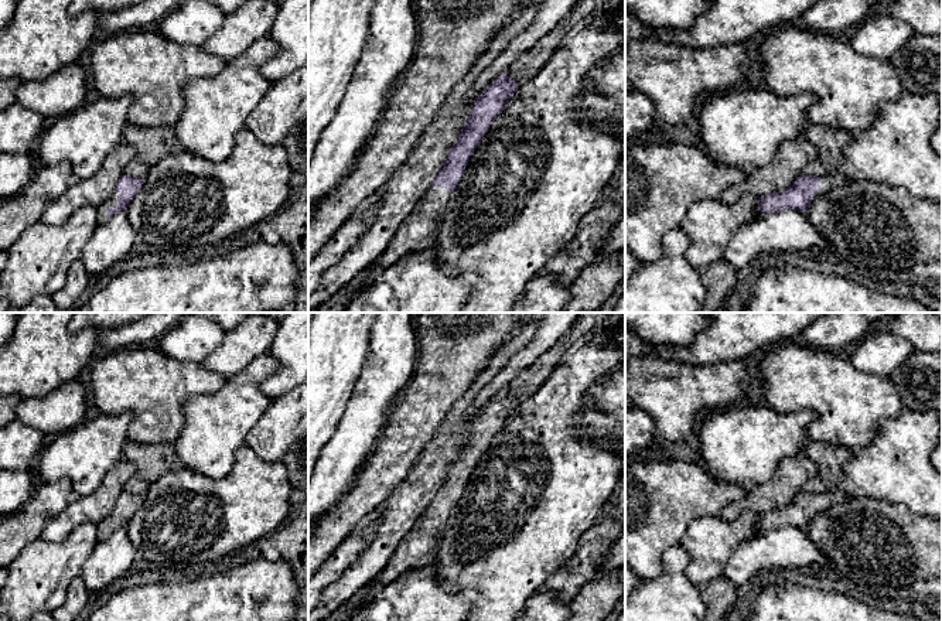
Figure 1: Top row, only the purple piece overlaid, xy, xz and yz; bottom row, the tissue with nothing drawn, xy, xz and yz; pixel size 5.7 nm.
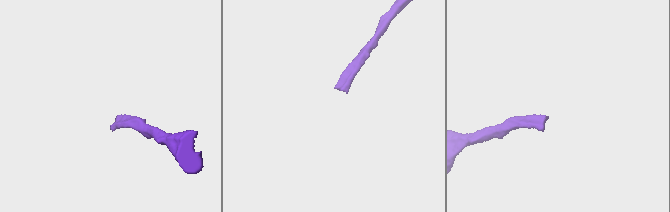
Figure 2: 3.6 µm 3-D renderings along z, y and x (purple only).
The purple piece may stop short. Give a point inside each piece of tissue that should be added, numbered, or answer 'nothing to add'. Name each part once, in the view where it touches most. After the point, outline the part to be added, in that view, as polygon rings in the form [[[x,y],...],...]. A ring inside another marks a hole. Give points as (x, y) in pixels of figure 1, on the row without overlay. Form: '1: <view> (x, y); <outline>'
1: xy (102, 526); [[[113,509],[105,519],[102,519],[98,525],[96,525],[96,536],[98,536],[98,540],[105,540],[107,539],[107,526],[112,523],[112,525],[116,525],[116,516],[120,513],[120,511],[117,509]]]

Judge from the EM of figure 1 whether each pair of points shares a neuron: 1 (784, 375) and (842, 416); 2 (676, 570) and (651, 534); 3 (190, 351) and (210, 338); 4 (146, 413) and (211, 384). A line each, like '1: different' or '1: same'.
1: same
2: different
3: same
4: same

